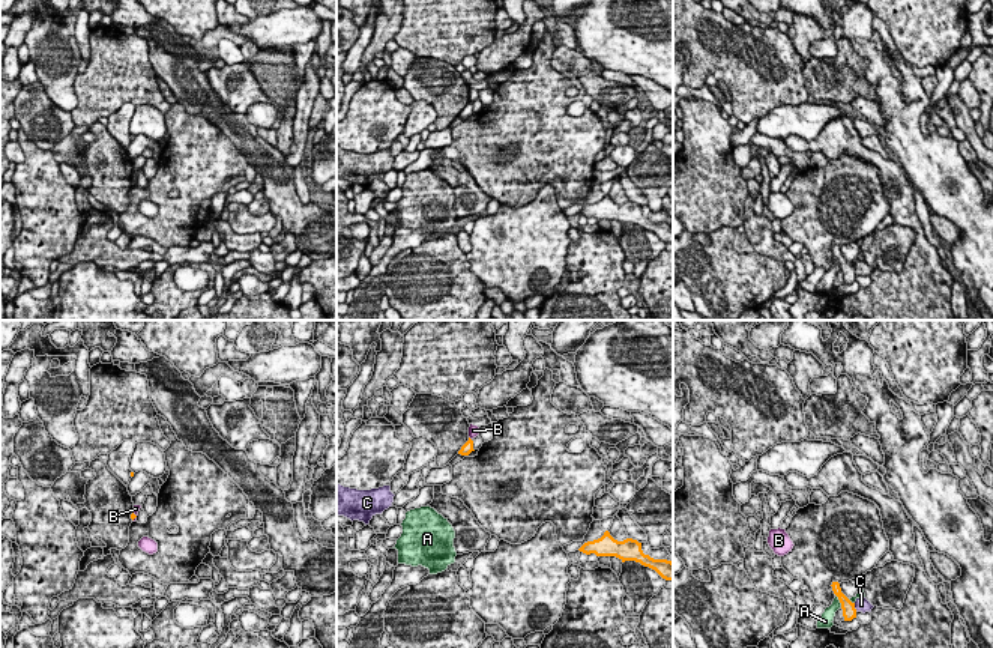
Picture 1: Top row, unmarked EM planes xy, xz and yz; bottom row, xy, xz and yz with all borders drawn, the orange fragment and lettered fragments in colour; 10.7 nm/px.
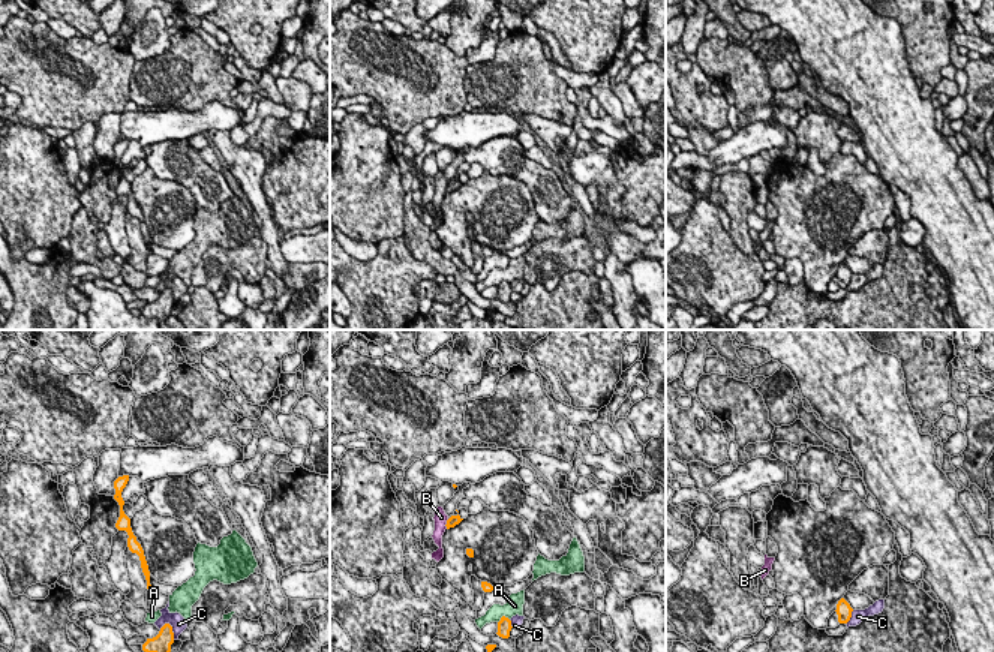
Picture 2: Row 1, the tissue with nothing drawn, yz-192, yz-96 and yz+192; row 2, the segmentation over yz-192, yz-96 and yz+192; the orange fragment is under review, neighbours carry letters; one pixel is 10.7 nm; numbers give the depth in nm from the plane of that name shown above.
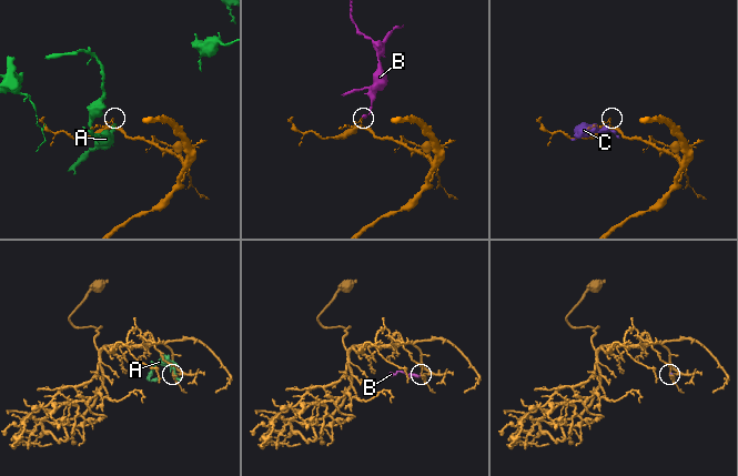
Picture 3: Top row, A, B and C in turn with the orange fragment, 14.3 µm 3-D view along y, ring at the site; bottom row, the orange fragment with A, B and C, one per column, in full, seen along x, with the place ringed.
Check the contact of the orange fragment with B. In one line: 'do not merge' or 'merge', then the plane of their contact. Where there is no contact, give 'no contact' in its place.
do not merge; contact in xy

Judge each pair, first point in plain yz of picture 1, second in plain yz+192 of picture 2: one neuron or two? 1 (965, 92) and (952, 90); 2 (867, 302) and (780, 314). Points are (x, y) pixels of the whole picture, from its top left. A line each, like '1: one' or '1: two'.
1: two
2: one

